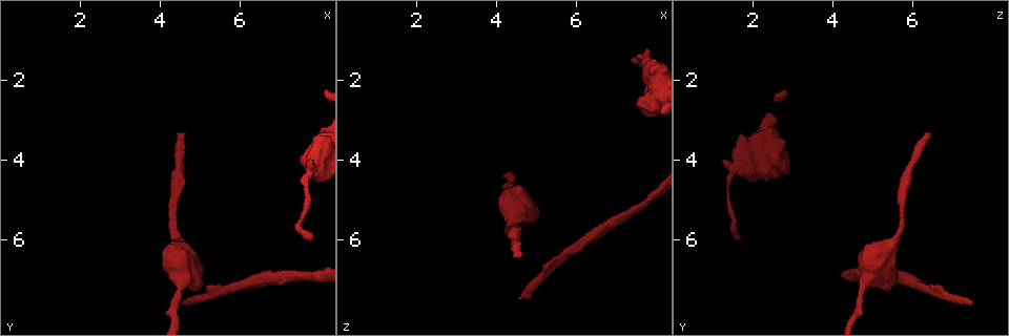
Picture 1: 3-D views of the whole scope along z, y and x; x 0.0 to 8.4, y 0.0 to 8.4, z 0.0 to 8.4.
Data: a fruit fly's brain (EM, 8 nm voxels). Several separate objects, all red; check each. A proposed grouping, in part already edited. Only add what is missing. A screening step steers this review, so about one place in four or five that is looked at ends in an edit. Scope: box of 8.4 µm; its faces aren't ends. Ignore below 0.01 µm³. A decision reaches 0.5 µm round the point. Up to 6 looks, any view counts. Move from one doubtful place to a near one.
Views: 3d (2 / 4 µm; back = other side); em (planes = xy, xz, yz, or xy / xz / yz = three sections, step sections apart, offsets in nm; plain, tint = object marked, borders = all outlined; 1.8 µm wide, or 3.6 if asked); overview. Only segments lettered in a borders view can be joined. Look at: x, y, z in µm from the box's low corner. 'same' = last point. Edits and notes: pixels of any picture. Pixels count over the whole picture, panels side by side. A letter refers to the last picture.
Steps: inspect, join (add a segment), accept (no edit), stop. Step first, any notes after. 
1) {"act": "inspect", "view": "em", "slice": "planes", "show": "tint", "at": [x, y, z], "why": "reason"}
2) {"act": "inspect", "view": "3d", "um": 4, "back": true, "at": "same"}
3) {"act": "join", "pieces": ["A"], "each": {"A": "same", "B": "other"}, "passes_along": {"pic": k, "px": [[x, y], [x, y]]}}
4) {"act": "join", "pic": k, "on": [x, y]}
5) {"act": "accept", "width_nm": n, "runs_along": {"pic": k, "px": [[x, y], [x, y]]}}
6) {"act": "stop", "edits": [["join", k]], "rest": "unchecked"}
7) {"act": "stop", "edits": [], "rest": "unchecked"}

{"act": "inspect", "view": "em", "slice": "planes", "show": "borders", "at": [4.55, 7.55, 7.40], "why": "branch stops here"}

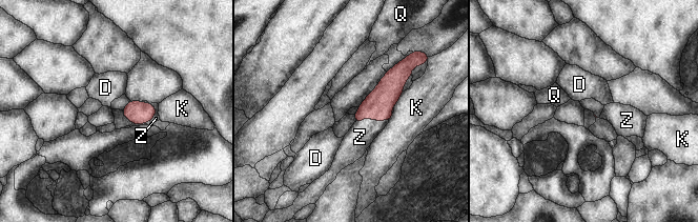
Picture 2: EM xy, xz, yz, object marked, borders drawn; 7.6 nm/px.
{"act": "join", "pieces": ["Z"], "longest_contact_nm": ["Z", 260], "each": {"D": "other", "K": "other", "Q": "other", "Z": "same"}, "passes_along": {"pic": 2, "px": [[377, 105], [371, 119], [360, 137]]}, "found": "it goes on there"}

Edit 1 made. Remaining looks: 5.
{"act": "inspect", "view": "overview", "why": "redraw"}

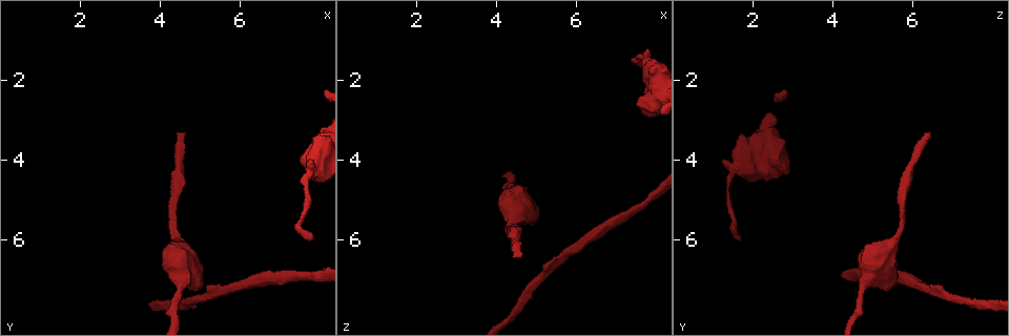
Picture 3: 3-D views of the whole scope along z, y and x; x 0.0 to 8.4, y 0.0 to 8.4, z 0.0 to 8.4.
{"act": "inspect", "view": "em", "um": 3.6, "slice": "planes", "show": "tint", "at": [4.95, 7.25, 5.30], "why": "thick end"}

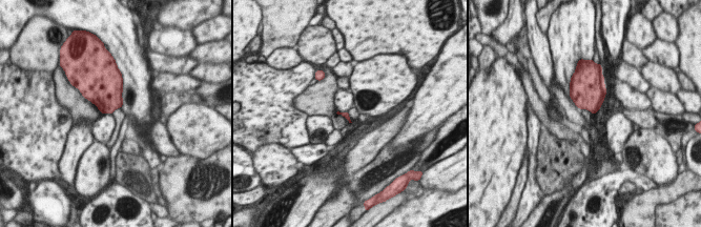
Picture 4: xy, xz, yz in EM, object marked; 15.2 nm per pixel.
{"act": "inspect", "view": "em", "um": 3.6, "slice": "planes", "show": "borders", "at": "same"}

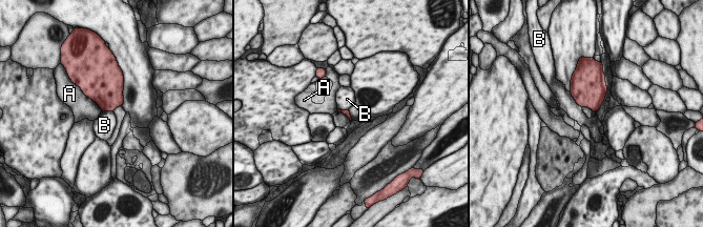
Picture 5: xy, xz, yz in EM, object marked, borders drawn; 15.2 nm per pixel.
{"act": "accept", "each": {"A": "other", "B": "other"}, "border": {"pic": 5, "px": [[570, 93], [581, 107]]}, "found": "no lettered segment goes on from it"}

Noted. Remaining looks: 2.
{"act": "inspect", "view": "3d", "um": 4, "at": [4.60, 3.40, 6.30]}

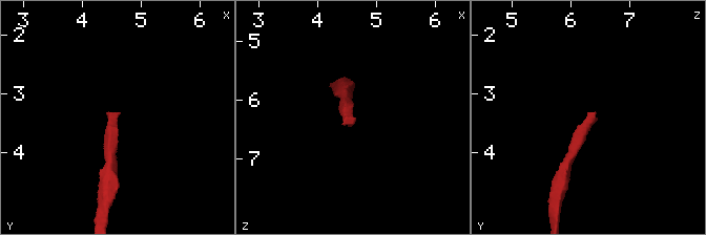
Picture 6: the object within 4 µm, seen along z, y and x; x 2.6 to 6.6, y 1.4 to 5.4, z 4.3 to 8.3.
{"act": "inspect", "view": "em", "slice": "planes", "show": "borders", "at": [4.60, 3.30, 6.35], "why": "need the tissue"}

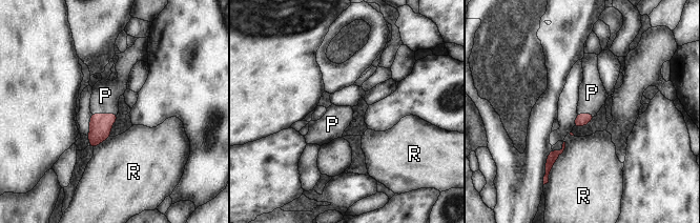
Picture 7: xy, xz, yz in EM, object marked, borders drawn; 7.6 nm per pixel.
{"act": "join", "pieces": ["P"], "each": {"P": "same", "R": "other"}, "passes_along": {"pic": 7, "px": [[100, 124], [104, 114], [105, 96]]}, "found": "it goes on there"}

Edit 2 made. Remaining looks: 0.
{"act": "stop", "edits": [["join", 2], ["join", 7]], "rest": "unchecked"}

